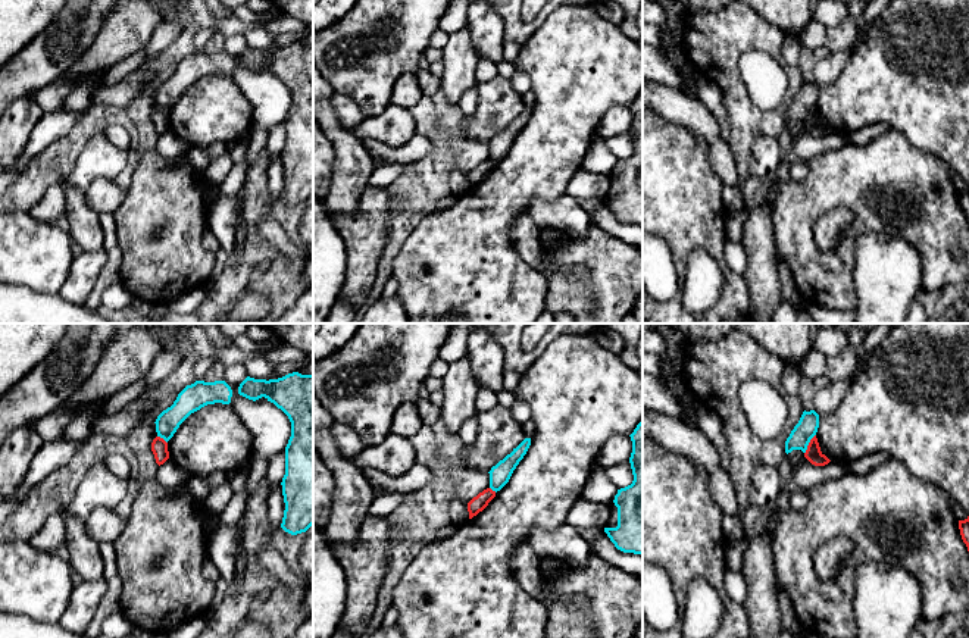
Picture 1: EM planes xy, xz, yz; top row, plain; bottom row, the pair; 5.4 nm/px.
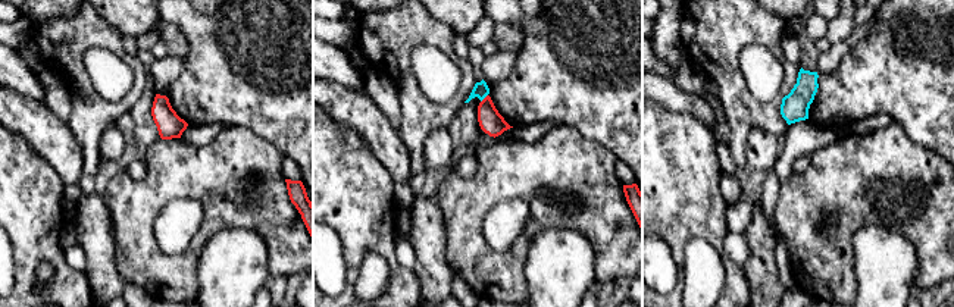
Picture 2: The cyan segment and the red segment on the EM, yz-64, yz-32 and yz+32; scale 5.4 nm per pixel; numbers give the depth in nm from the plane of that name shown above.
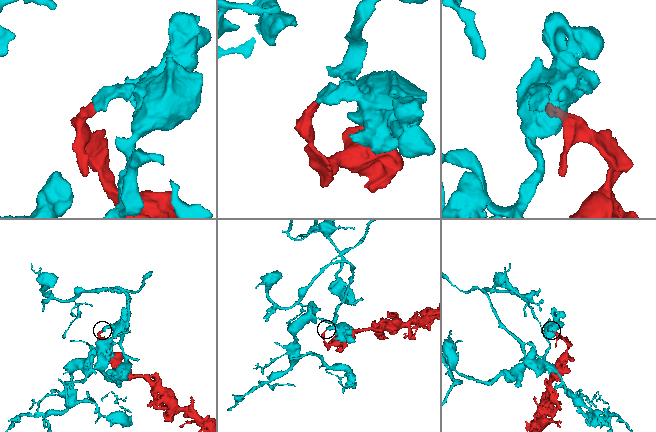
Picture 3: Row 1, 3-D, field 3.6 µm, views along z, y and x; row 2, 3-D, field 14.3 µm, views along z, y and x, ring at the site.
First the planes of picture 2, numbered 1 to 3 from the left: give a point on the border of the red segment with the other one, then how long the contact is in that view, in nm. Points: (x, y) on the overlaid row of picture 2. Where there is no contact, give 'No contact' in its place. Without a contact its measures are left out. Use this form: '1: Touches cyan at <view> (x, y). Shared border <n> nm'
1: No contact
2: Touches cyan at yz-32 (484, 97). Shared border 60 nm
3: No contact

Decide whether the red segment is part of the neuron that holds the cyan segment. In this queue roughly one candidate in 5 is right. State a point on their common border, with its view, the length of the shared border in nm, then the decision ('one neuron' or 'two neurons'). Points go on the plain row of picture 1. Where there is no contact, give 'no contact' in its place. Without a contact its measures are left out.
yz (807, 115) | 130 nm | two neurons

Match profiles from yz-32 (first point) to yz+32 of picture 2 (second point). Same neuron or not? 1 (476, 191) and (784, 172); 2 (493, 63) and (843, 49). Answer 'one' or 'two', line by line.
1: two
2: one

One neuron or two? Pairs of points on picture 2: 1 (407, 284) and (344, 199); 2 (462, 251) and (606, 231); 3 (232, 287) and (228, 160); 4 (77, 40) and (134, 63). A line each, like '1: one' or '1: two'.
1: one
2: one
3: two
4: one

